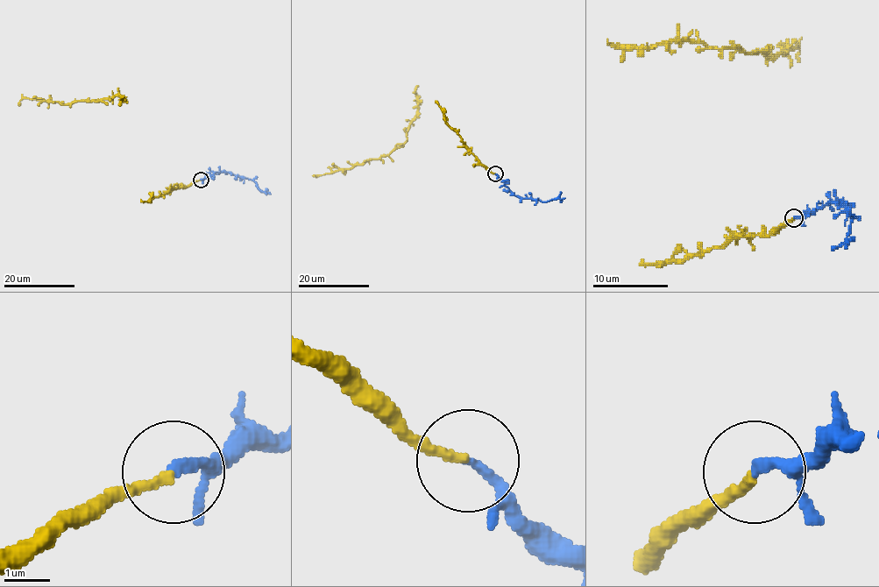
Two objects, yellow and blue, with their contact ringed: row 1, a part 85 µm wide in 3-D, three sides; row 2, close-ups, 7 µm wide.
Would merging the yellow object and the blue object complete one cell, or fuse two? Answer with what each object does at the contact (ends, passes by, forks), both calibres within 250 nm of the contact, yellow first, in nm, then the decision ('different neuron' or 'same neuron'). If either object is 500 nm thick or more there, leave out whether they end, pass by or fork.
yellow ends | blue ends | 190/240 nm | same neuron

